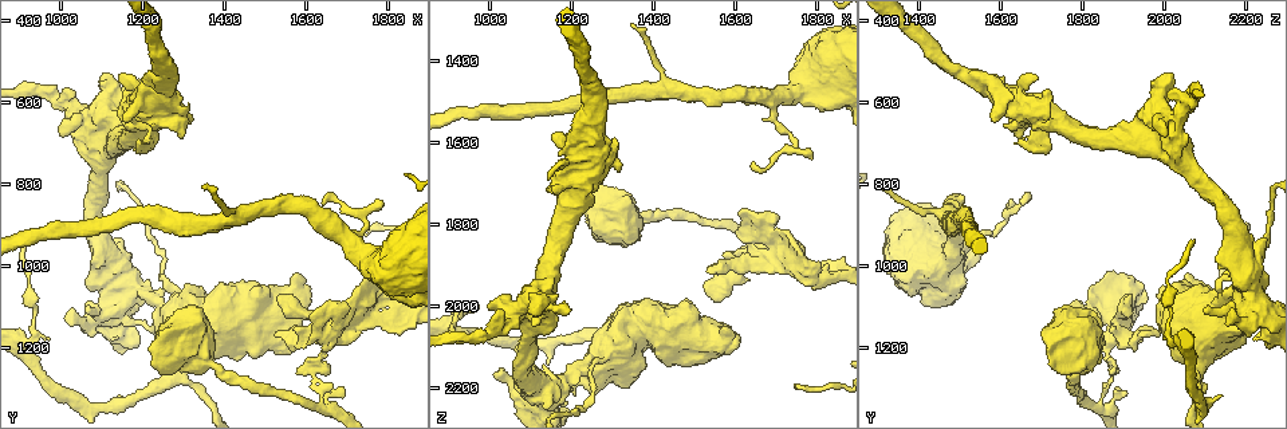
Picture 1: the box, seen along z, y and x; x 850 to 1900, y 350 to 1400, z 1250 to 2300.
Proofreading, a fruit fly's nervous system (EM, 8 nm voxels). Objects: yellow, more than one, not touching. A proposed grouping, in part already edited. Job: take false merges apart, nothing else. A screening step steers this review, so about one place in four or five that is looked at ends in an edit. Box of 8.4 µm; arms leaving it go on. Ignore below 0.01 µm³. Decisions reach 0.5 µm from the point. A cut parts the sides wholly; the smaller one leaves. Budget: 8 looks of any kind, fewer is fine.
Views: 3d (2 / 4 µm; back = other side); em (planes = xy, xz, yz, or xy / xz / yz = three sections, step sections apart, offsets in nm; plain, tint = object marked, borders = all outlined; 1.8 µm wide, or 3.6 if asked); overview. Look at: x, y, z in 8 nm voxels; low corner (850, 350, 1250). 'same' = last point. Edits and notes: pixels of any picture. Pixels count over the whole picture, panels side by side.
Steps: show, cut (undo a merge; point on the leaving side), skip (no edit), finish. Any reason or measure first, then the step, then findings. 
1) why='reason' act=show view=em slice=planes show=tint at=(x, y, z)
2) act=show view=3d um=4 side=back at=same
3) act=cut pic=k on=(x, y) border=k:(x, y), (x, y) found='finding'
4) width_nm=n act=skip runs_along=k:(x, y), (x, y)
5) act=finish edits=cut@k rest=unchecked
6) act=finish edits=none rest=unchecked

why='thick turns thin' act=show view=em slice=xz step=16 show=tint at=(1045, 640, 2005)

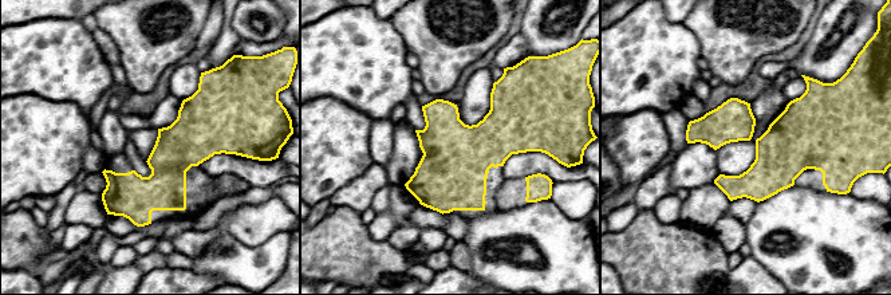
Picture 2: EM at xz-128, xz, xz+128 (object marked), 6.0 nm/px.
act=skip runs_along=2:(201, 87), (201, 128), (110, 211) found='continuous, no second neuron'

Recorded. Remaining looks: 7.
why='sharp bend' act=show view=em slice=xy step=16 show=tint at=(925, 1110, 2010)

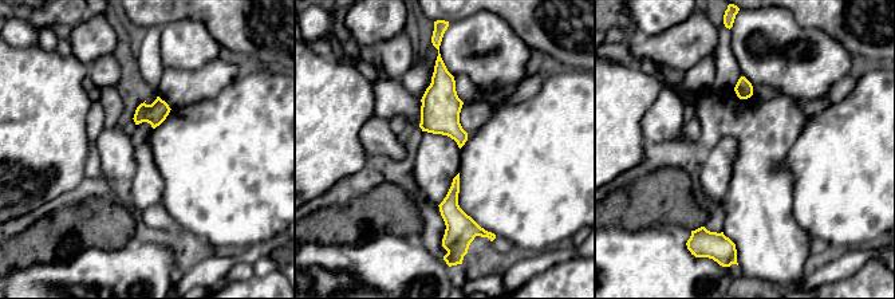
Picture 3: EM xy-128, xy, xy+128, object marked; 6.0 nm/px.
why='cut it another way' act=show view=em slice=yz step=16 show=borders at=same

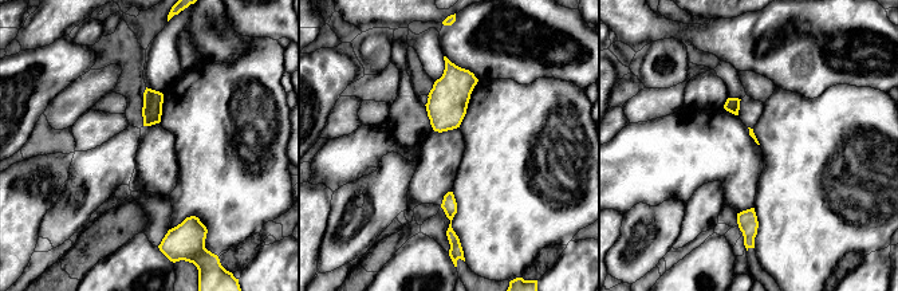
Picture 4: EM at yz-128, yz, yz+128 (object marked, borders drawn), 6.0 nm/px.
act=skip found='continuous, no second neuron'

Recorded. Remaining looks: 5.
why='a narrow waist' act=show view=3d um=4 at=(1240, 1095, 2135)

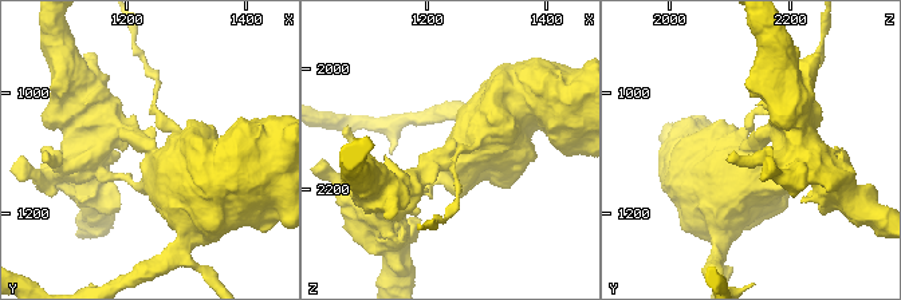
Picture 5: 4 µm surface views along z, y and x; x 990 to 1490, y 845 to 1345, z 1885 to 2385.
act=show view=em um=3.6 slice=planes show=plain at=(1240, 1095, 2140)

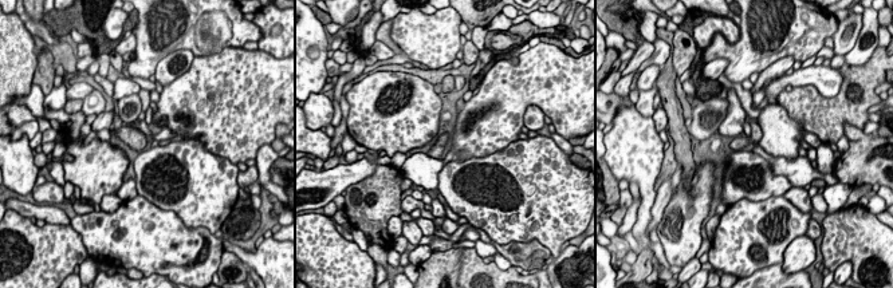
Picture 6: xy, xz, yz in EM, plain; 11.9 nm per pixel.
why='with the object marked' act=show view=em um=3.6 slice=planes show=tint at=same

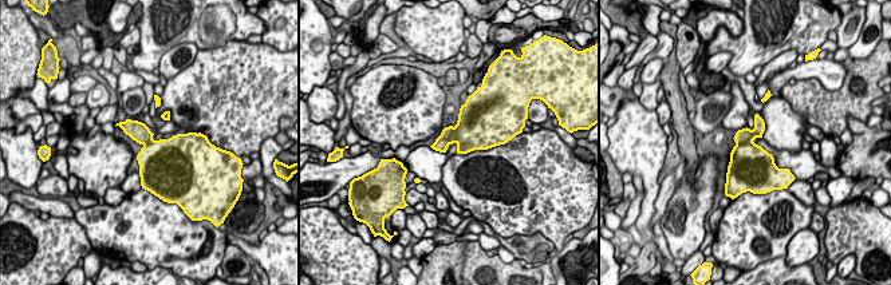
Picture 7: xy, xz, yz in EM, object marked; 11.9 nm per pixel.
width_nm=320 act=cut pic=7 on=(442, 142) border=7:(454, 127), (449, 143) found='two neurons meet here'

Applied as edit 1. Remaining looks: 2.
act=finish edits=cut@7 rest=unchecked

